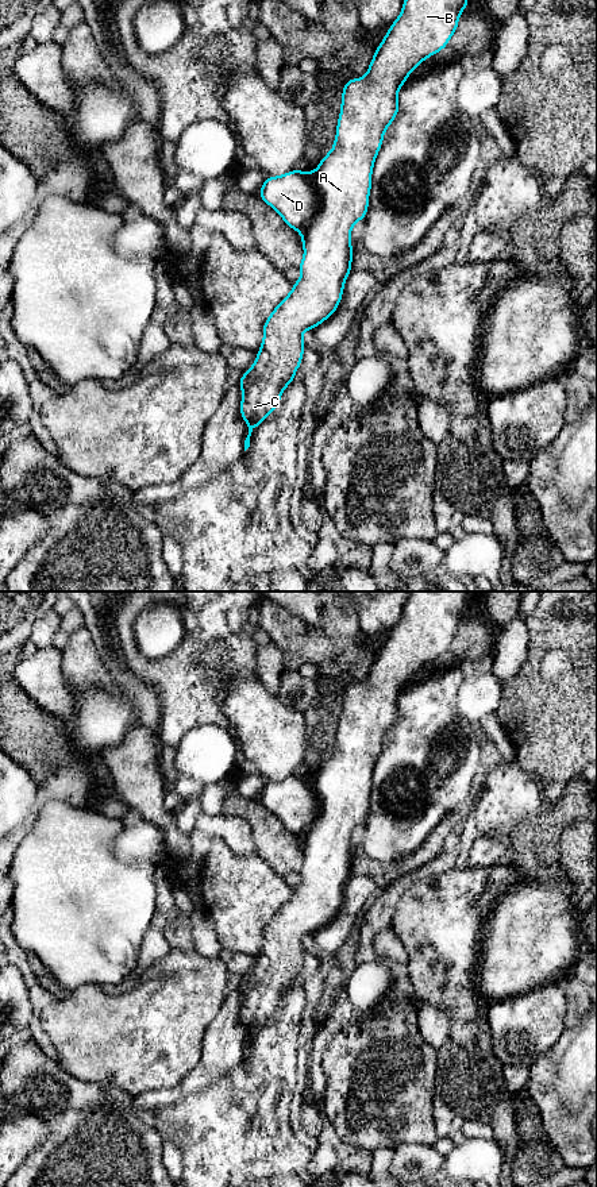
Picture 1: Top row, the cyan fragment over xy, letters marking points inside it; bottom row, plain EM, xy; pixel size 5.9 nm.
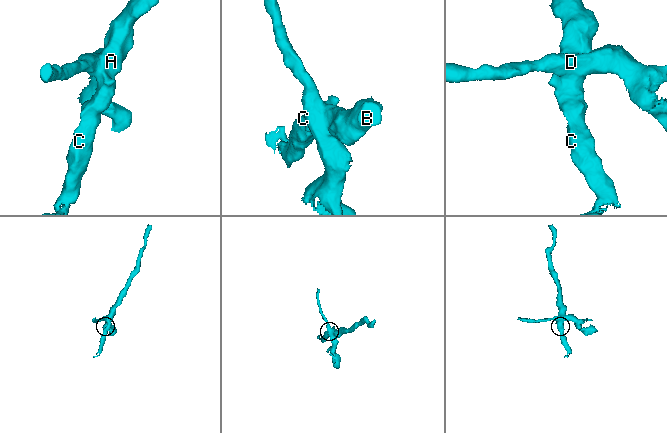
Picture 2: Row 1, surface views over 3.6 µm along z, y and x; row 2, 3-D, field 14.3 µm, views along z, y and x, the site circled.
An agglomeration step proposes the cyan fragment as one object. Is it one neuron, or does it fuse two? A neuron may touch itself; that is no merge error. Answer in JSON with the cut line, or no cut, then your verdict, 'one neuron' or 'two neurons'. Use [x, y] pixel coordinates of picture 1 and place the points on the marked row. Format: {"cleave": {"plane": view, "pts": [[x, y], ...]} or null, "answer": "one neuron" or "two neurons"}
{"cleave": {"plane": "xy", "pts": [[309, 172], [316, 192], [316, 211], [300, 231]]}, "answer": "two neurons"}

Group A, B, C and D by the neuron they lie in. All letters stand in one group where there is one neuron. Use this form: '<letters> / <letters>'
A B C / D

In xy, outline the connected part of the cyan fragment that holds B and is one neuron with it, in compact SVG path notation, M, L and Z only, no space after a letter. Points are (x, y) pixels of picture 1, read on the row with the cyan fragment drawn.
M404 0L400 16L375 49L365 77L350 78L344 85L334 147L324 155L317 169L309 172L317 193L317 209L301 231L304 246L304 258L298 266L301 277L265 321L258 357L239 379L243 394L240 416L249 425L244 451L250 447L253 429L276 409L284 389L293 382L305 350L303 332L316 328L332 316L342 300L346 278L353 270L351 228L366 216L374 161L385 130L398 113L398 89L425 58L446 47L458 28L461 12L470 4L467 0Z

